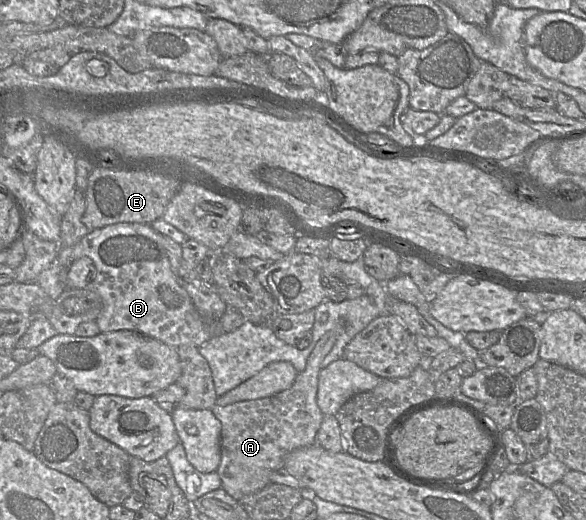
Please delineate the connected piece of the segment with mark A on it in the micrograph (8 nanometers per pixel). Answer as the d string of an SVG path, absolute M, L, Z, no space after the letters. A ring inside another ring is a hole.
M337 322L335 328L321 337L309 355L305 369L290 388L266 398L213 406L212 412L222 427L221 461L216 471L222 482L221 488L235 500L271 483L271 472L284 467L287 454L316 444L316 435L324 418L317 405L320 365L342 332L343 326Z

